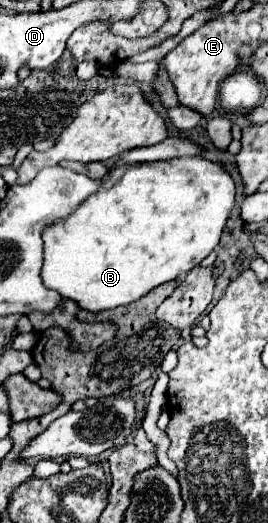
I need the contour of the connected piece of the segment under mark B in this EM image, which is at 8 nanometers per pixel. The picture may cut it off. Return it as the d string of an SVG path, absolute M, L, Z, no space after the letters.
M184 156L184 158L170 158L170 160L162 160L162 162L146 162L132 164L132 166L124 166L115 169L110 178L103 183L98 192L94 192L92 196L88 196L68 218L58 220L54 224L50 224L44 232L42 232L42 240L44 240L44 266L42 266L42 280L44 286L50 290L56 290L60 296L70 298L78 304L78 308L88 310L88 312L100 312L100 310L110 310L110 308L118 308L118 306L126 306L130 302L140 300L142 296L146 296L146 292L154 290L156 286L176 280L178 276L190 272L192 268L196 268L220 242L220 234L224 230L224 224L230 216L230 210L234 206L234 194L236 194L236 186L234 180L230 178L230 174L220 166L214 164L206 158L200 156Z

